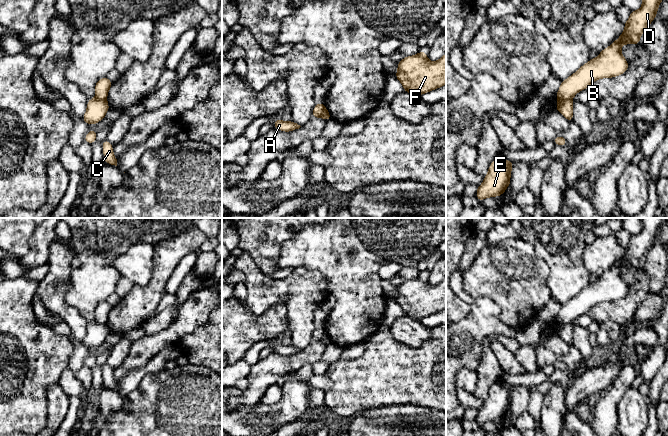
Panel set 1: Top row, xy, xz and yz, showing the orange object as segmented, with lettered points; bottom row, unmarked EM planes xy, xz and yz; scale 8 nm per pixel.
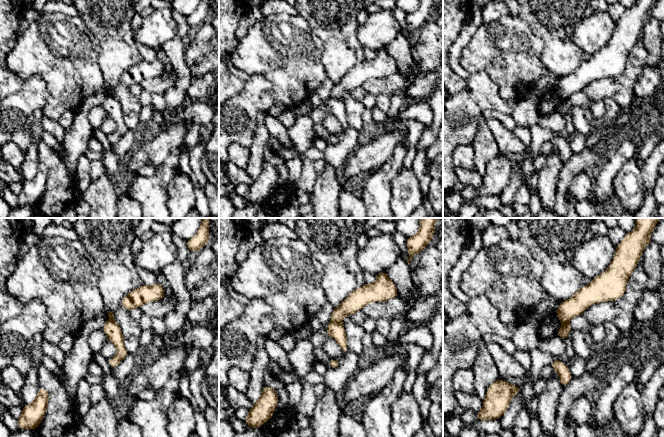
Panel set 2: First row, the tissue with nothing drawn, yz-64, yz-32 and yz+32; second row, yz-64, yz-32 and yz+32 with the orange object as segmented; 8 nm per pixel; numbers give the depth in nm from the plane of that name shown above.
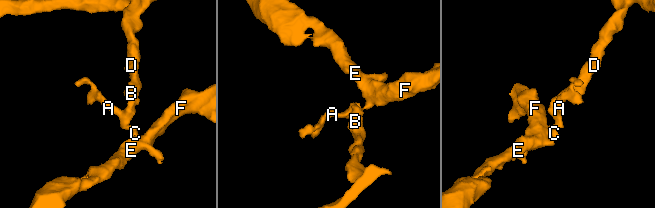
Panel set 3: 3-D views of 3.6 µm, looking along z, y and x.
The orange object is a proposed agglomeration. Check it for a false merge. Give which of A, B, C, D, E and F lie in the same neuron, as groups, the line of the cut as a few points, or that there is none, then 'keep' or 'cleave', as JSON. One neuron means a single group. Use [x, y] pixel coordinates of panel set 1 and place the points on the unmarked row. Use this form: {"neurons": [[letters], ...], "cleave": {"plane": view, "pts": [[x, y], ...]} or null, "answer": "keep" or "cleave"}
{"neurons": [["A", "C", "E", "F"], ["B", "D"]], "cleave": {"plane": "yz", "pts": [[571, 322], [558, 324]]}, "answer": "cleave"}

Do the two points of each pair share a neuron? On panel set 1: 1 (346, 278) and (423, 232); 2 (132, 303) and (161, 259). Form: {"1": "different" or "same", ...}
{"1": "same", "2": "same"}

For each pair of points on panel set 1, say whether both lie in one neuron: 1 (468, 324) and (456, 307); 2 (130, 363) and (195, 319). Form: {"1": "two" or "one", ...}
{"1": "two", "2": "one"}

